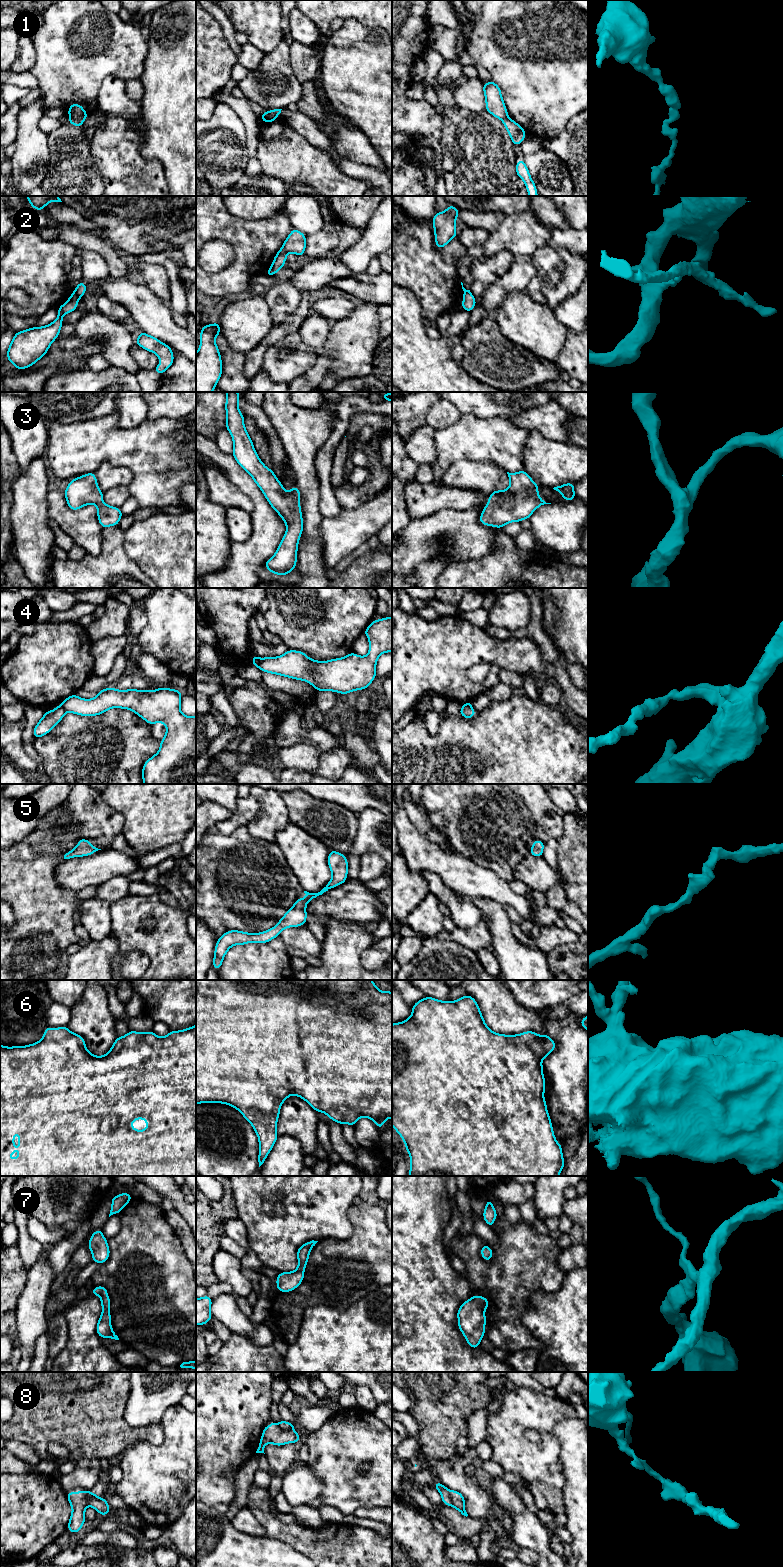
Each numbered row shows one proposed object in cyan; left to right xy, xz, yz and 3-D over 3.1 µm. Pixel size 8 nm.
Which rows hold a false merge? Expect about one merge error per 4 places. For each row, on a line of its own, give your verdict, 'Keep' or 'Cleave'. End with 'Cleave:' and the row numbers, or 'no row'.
1: Cleave
2: Cleave
3: Keep
4: Cleave
5: Keep
6: Keep
7: Keep
8: Cleave
Cleave: 1, 2, 4, 8

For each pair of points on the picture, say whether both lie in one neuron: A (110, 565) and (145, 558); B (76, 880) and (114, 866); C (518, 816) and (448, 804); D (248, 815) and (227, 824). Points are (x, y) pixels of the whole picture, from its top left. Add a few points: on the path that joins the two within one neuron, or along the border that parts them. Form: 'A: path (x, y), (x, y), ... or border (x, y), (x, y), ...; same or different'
A: border (124, 538), (124, 552), (149, 577); different
B: path (85, 871), (105, 866); same
C: path (501, 816), (481, 816), (469, 804), (465, 804); same
D: path (243, 815), (232, 823); same

